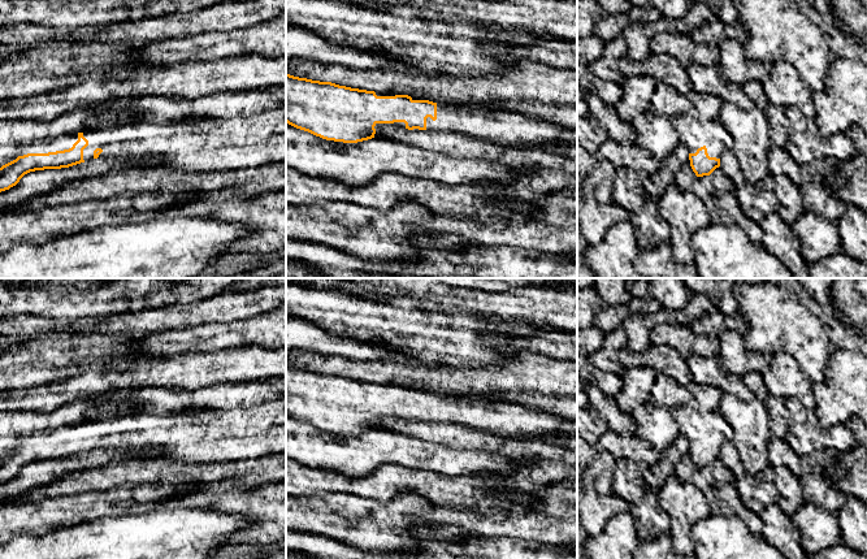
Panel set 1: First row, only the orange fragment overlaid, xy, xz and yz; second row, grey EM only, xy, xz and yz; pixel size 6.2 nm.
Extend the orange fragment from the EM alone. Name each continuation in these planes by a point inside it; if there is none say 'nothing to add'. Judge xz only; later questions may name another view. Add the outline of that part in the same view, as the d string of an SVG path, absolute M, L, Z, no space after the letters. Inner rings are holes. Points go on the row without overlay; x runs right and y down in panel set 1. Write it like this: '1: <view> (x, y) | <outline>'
1: xz (401, 416) | M394 413L394 415L376 415L374 420L376 420L376 425L374 428L381 428L380 422L385 419L398 419L398 420L406 420L406 415L404 413Z

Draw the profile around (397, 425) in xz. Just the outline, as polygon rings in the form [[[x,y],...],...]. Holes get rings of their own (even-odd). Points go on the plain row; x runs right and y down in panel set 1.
[[[385,419],[380,421],[382,429],[396,432],[402,434],[409,434],[408,420]]]

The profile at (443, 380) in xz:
[[[513,348],[511,359],[491,368],[425,367],[391,360],[361,361],[308,350],[286,351],[286,365],[374,384],[396,384],[443,395],[481,395],[513,390],[577,398],[577,361],[550,359],[523,348]]]

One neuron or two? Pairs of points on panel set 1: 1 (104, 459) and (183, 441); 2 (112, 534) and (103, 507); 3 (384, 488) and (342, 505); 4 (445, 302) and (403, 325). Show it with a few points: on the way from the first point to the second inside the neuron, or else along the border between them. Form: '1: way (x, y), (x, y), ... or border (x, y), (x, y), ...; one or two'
1: border (116, 449), (92, 449), (86, 453); two
2: border (137, 512), (103, 516), (82, 521), (77, 525); two
3: border (333, 490), (381, 502), (389, 502), (394, 497); two
4: border (406, 294), (417, 298), (427, 310), (460, 312); two

